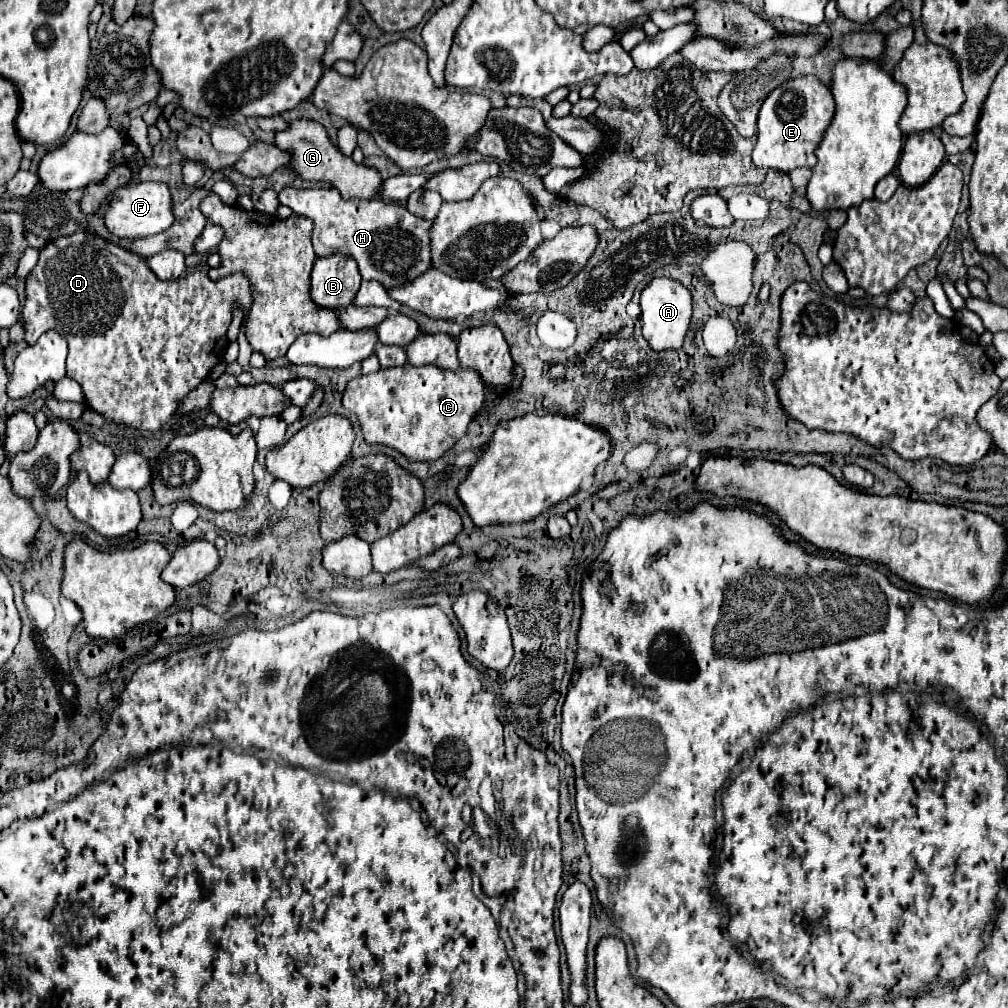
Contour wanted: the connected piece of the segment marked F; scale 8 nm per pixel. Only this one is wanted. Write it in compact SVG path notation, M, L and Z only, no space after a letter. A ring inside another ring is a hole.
M133 183L127 187L119 187L103 215L105 227L109 233L117 237L127 237L127 239L139 239L139 237L149 237L155 233L165 231L171 225L171 193L165 187L165 183Z

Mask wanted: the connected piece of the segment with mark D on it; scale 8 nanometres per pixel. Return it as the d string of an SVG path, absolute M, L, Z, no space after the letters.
M77 231L73 235L67 235L67 237L59 237L51 243L47 243L43 249L39 249L39 261L35 265L35 269L27 275L25 279L25 291L27 291L27 299L25 299L25 305L23 305L23 311L21 311L21 319L23 319L23 327L25 327L25 341L29 345L33 345L39 335L43 335L45 331L49 329L57 329L69 343L69 355L67 355L67 375L71 375L83 389L85 393L85 403L89 405L89 409L117 421L117 423L125 423L125 425L131 425L131 427L139 427L139 429L149 429L149 431L157 431L161 429L169 417L173 417L177 405L183 401L183 397L195 389L203 379L209 377L211 369L223 359L223 351L227 349L227 327L231 325L231 319L233 319L233 307L237 305L241 311L249 311L251 305L253 305L253 285L251 285L251 279L249 275L245 273L233 273L233 275L227 275L219 281L211 281L207 273L203 271L195 271L195 273L189 273L189 275L183 275L175 281L161 281L155 273L151 273L151 269L147 267L145 259L115 245L115 243L109 243L93 233L85 233L85 231Z

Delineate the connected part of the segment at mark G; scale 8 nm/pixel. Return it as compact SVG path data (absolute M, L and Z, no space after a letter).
M299 119L293 121L289 129L285 131L277 131L275 135L275 143L279 149L287 151L291 155L289 159L289 167L307 181L327 181L331 183L335 189L339 189L339 193L345 199L357 197L357 199L373 199L375 195L375 183L379 183L381 175L367 165L357 165L351 157L345 157L329 139L325 127L317 121L311 119Z

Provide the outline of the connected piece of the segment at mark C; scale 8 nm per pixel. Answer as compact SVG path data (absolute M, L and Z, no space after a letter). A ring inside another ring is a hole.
M405 363L403 367L379 369L369 375L359 375L347 383L341 395L343 407L357 415L365 443L369 445L379 443L397 449L409 461L433 461L439 459L445 451L449 451L455 445L455 441L465 435L467 425L479 413L483 401L485 401L485 385L479 371L463 367L459 367L457 371L445 371L439 369L437 365L413 367L411 363Z

